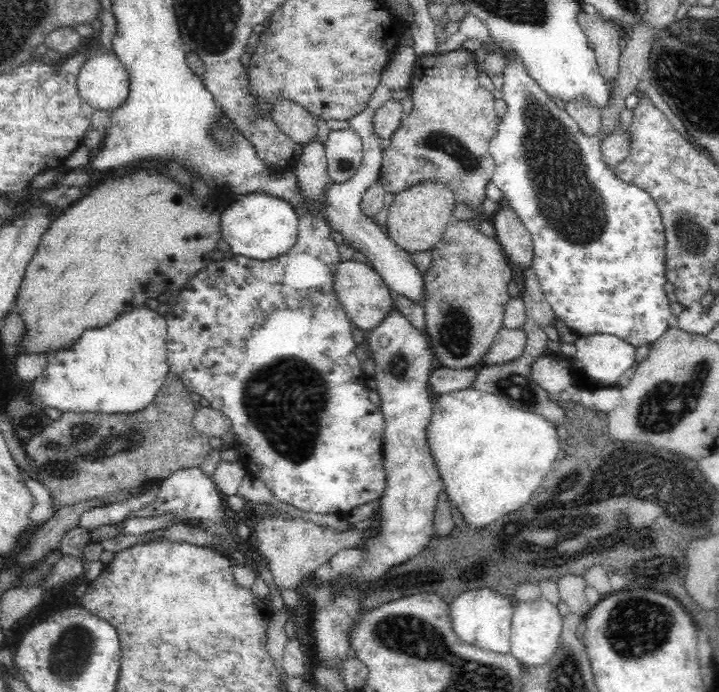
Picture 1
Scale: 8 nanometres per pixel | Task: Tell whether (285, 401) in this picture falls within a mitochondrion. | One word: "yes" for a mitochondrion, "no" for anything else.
yes

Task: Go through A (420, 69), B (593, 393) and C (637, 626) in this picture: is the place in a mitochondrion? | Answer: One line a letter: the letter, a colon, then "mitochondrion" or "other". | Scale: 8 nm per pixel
A: other
B: other
C: mitochondrion

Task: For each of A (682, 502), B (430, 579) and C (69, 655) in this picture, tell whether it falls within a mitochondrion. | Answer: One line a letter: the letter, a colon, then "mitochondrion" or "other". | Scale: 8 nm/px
A: mitochondrion
B: other
C: mitochondrion

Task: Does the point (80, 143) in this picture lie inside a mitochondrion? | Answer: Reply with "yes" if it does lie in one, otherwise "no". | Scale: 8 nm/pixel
no

